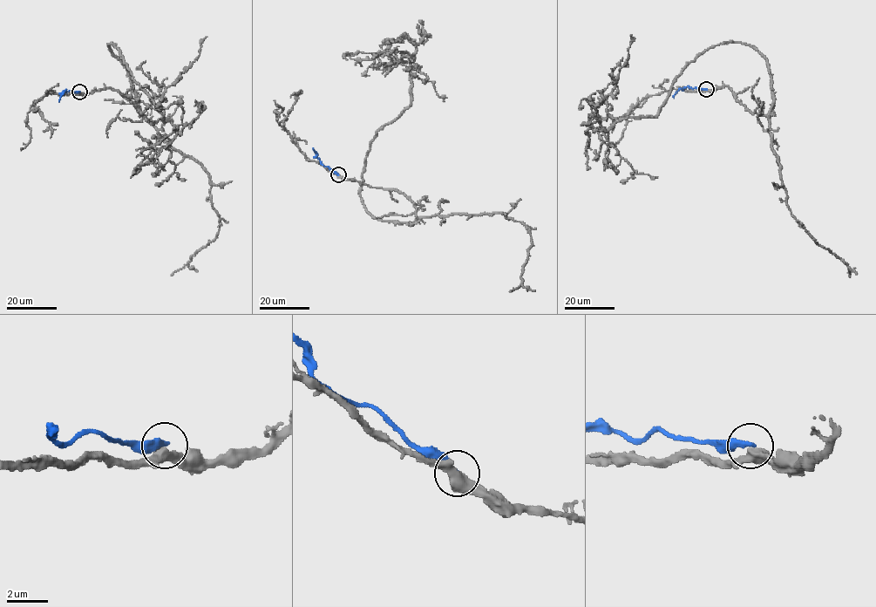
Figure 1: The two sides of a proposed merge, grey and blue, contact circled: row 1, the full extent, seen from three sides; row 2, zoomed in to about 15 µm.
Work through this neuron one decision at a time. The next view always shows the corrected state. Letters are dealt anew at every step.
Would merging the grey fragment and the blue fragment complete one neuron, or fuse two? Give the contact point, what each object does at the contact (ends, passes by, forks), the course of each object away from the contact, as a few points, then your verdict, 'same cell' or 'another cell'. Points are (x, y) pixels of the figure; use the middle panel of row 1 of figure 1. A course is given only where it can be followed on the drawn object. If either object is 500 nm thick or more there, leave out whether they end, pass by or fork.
place (338, 174); grey passes by; blue ends; course grey (338, 174), (417, 218), (377, 220), (360, 187), (416, 45), (362, 66); course blue (338, 174), (320, 163), (313, 148); another cell

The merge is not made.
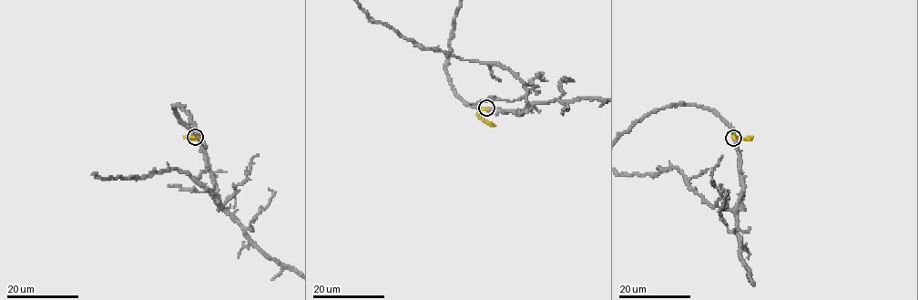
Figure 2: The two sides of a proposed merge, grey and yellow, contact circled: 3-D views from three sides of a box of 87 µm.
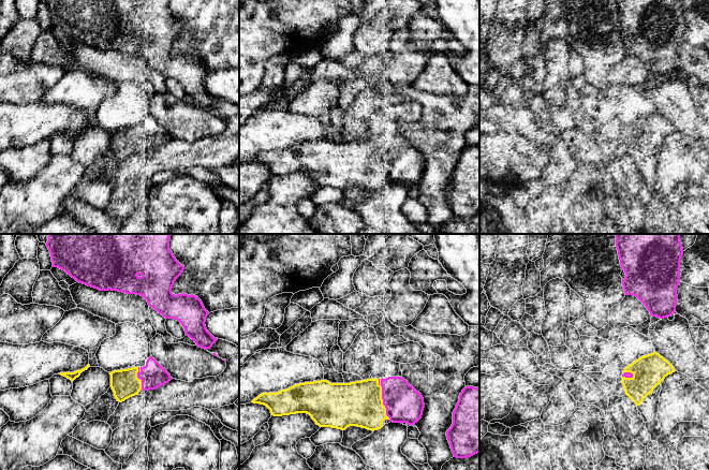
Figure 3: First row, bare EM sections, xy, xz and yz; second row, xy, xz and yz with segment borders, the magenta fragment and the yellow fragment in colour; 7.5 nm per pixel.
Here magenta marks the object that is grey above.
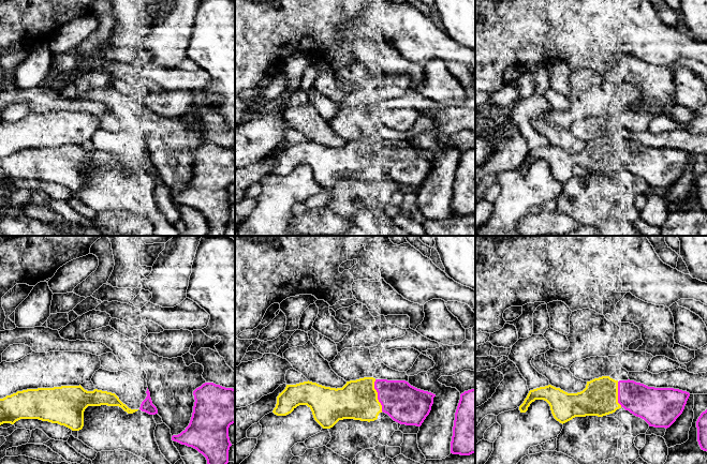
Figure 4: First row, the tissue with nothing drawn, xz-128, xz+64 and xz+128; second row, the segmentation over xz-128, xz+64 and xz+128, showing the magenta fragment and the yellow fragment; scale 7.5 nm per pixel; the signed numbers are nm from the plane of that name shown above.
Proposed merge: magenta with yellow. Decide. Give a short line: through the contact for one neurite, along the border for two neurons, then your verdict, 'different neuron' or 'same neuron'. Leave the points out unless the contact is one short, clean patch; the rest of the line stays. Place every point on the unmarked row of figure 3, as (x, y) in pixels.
same neuron

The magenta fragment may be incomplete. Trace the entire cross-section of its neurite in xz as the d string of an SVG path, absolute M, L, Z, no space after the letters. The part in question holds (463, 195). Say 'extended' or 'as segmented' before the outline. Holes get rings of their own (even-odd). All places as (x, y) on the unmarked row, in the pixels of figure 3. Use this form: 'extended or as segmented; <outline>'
as segmented; M479 147L462 149L446 196L454 217L467 218L479 211Z

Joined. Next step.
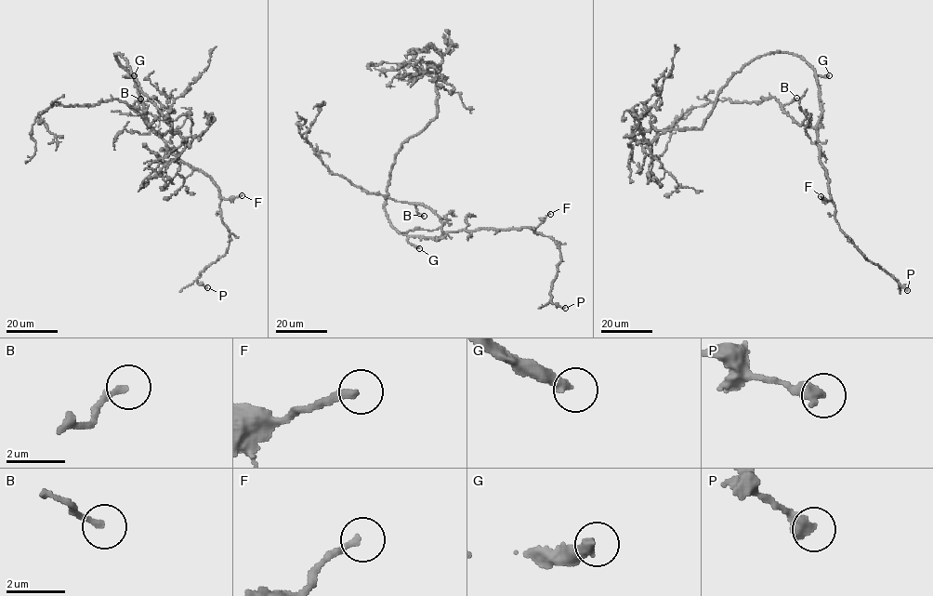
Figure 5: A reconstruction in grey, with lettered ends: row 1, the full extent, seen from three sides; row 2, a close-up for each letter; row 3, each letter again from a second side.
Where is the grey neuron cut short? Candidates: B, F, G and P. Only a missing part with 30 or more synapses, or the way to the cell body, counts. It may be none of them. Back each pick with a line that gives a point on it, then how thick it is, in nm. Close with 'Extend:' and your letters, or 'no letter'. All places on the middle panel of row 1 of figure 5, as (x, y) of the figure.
G: Place: (419, 248). Thickness 340 nm
Extend: G

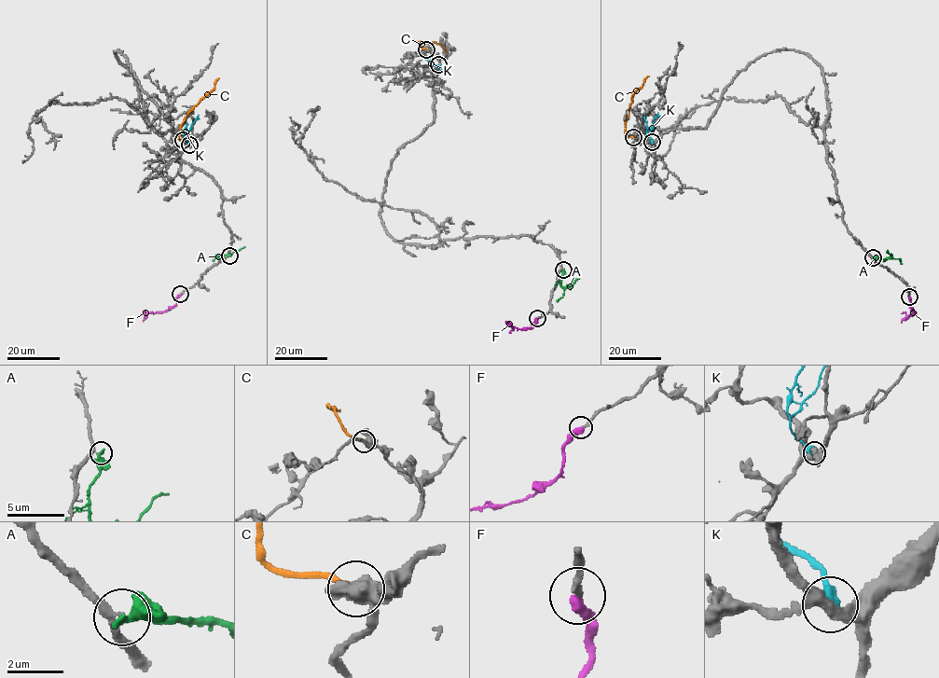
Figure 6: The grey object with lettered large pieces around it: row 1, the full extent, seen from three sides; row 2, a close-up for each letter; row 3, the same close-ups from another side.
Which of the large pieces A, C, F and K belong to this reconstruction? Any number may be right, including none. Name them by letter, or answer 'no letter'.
F

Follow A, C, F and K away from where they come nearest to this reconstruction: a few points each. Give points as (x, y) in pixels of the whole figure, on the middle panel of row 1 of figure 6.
A: (563, 269), (560, 280), (563, 287), (571, 286), (579, 279)
C: (426, 49), (418, 41), (440, 44), (446, 52)
F: (537, 318), (532, 327), (522, 329), (513, 328), (508, 321)
K: (438, 65), (430, 62), (442, 70)

